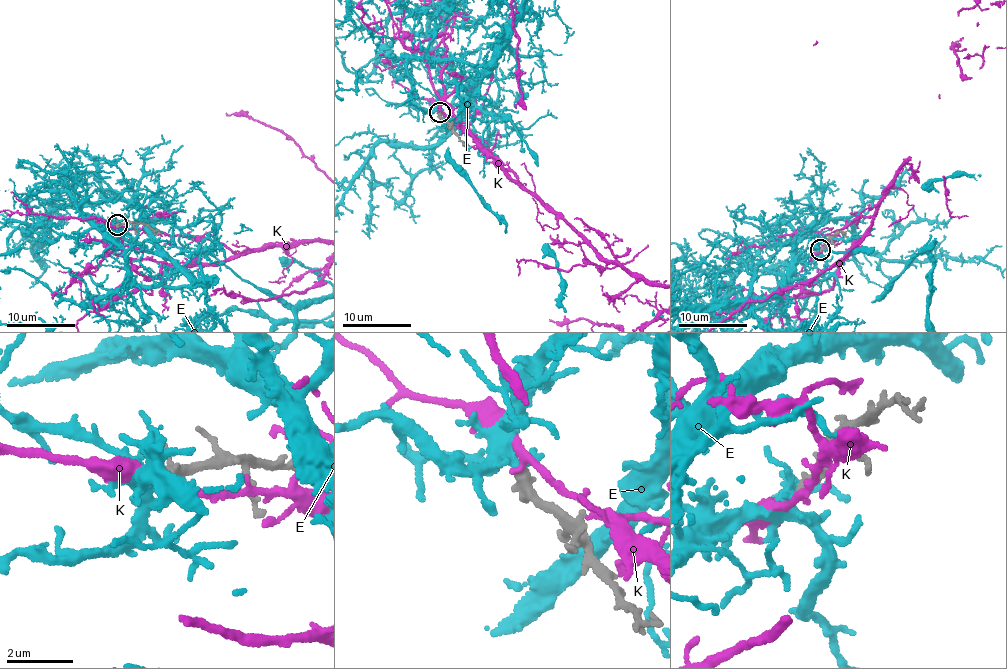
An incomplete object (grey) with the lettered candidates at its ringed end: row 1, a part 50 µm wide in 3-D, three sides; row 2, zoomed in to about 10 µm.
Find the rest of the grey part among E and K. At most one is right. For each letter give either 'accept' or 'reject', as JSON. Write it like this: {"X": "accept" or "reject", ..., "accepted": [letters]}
{"E": "accept", "K": "reject", "accepted": ["E"]}

